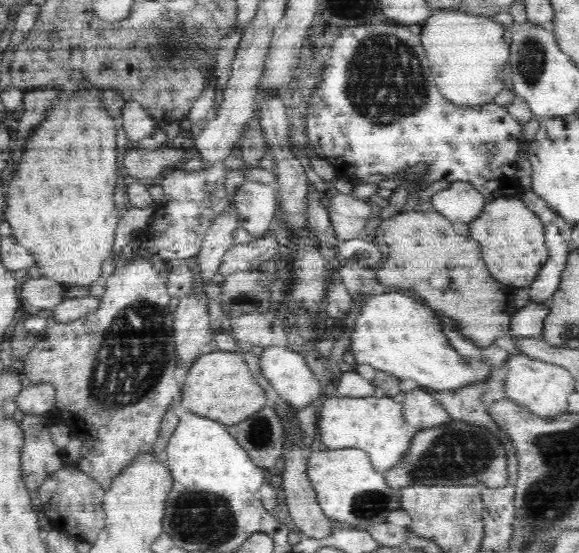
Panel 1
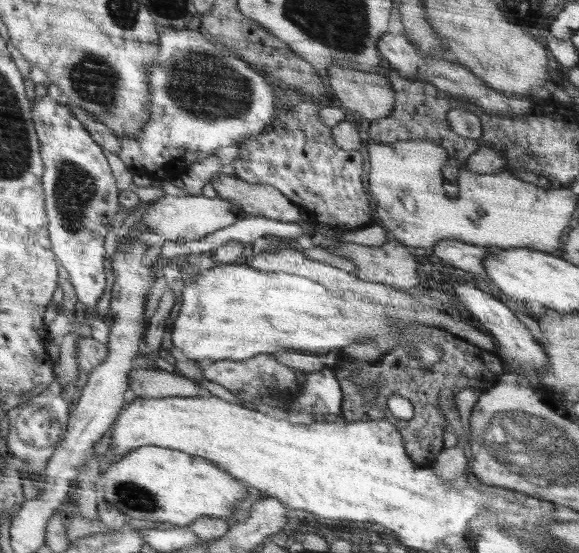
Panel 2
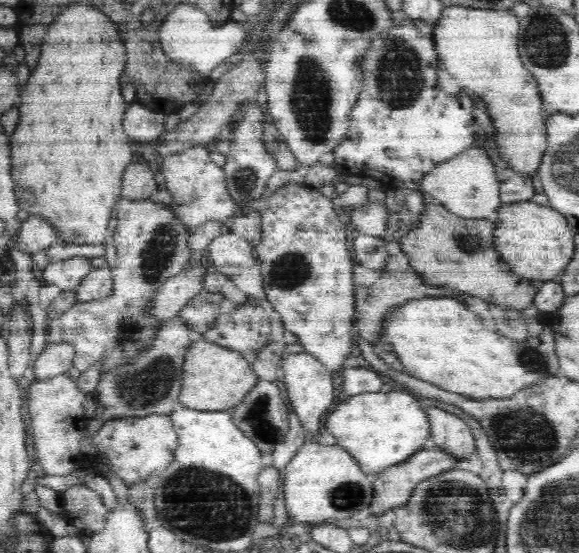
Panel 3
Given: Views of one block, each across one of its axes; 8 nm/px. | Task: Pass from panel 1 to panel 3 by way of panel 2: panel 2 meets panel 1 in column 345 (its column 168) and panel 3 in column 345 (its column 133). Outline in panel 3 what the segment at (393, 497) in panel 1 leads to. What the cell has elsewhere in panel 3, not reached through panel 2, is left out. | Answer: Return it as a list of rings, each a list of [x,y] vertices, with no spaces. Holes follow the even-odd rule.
[[[306,443],[285,468],[286,472],[282,473],[284,502],[292,522],[309,524],[329,518],[340,520],[369,508],[376,476],[365,474],[348,451],[337,444],[322,446],[320,443]]]

